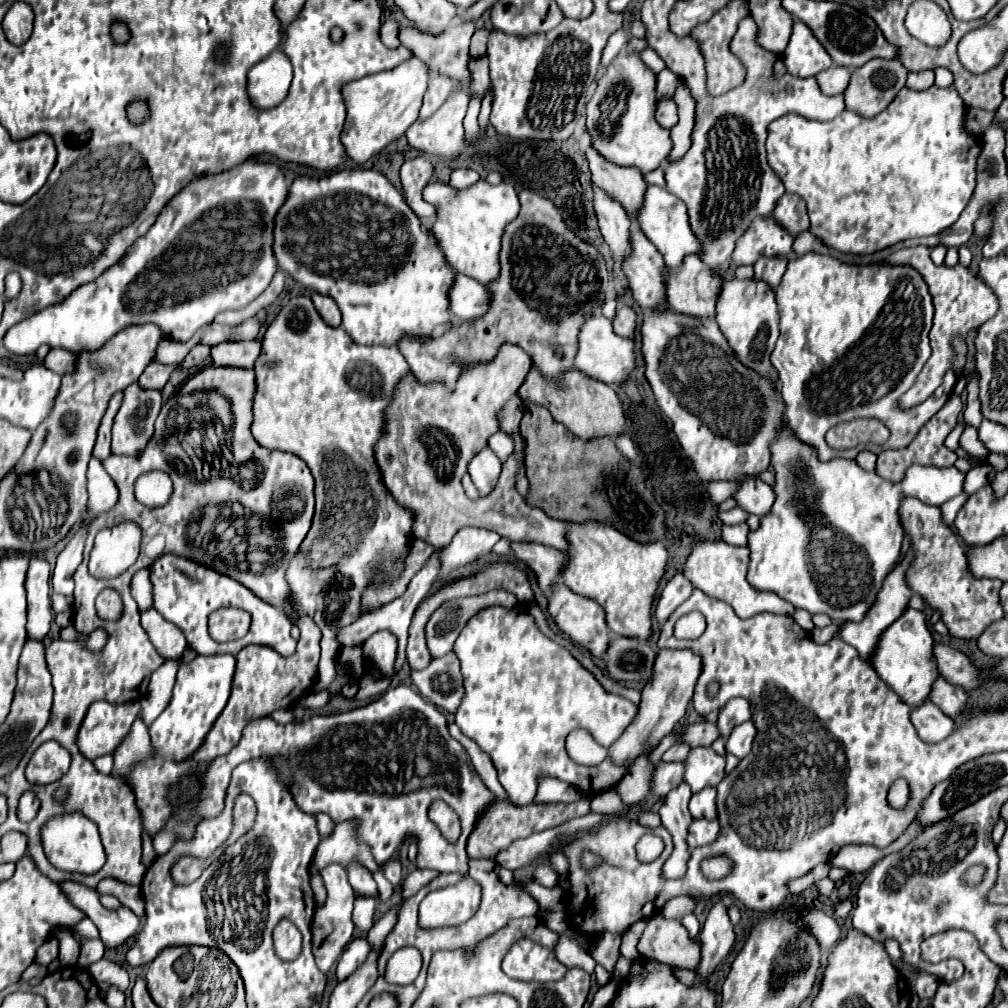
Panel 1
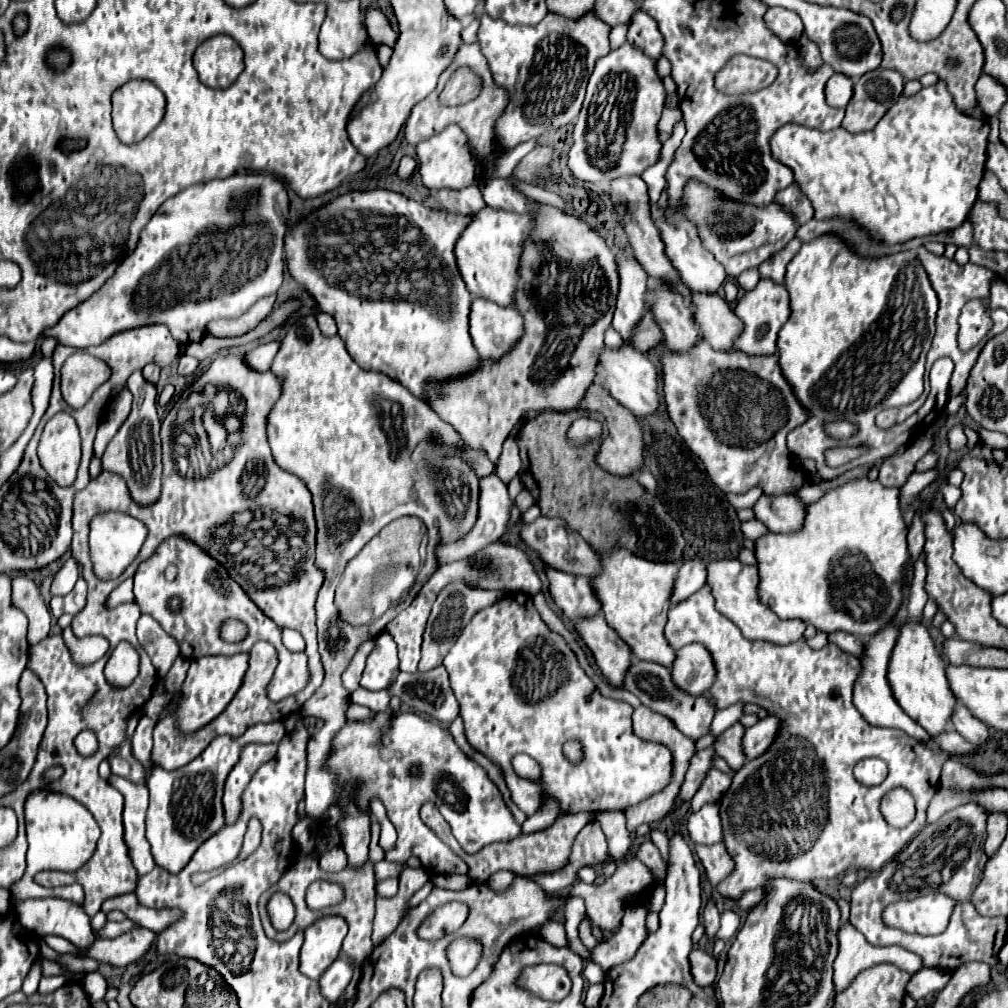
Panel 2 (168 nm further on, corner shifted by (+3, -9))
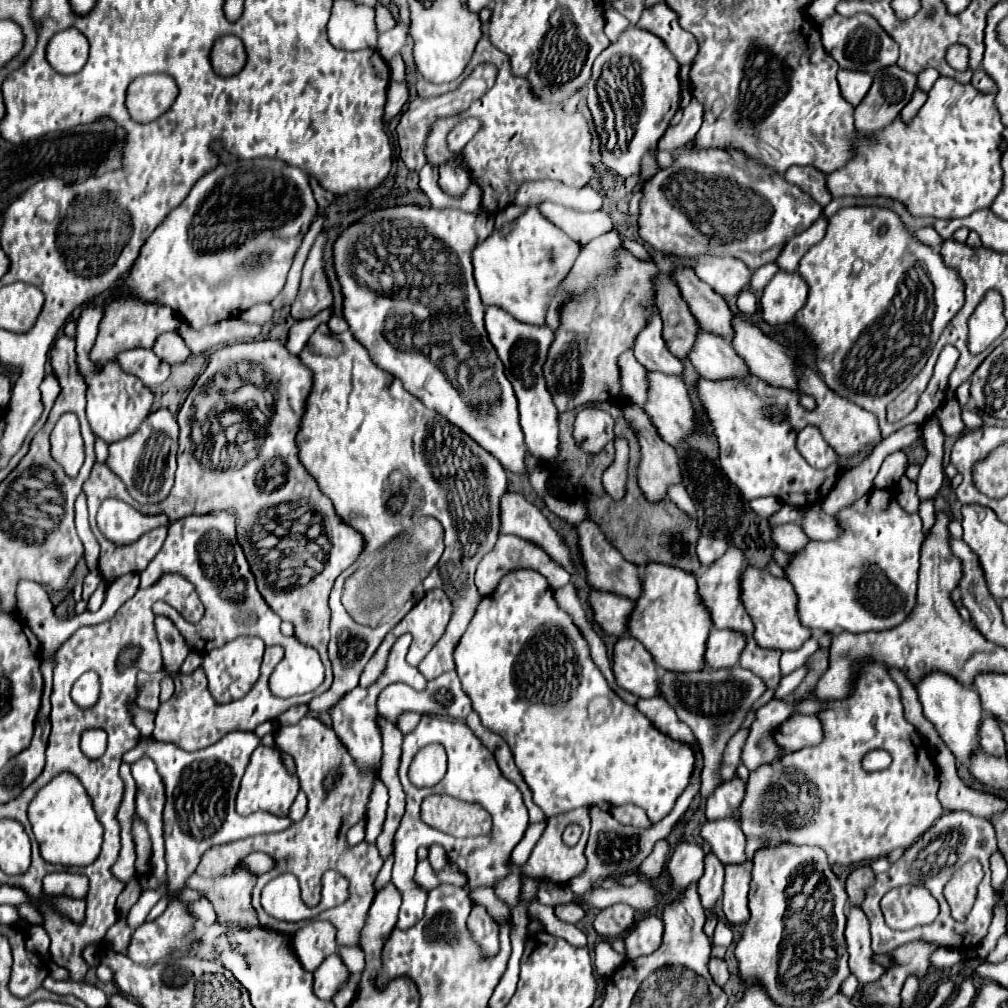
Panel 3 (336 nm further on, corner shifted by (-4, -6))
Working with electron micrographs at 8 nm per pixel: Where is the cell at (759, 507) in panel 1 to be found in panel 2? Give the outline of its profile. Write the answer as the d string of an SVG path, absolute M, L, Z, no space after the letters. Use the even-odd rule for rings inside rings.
M761 495L753 511L755 519L759 519L771 533L797 531L805 517L805 505L791 495Z

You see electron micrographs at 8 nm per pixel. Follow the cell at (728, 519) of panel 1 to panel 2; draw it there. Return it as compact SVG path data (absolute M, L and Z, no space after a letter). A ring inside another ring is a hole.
M751 519L751 521L741 523L741 531L743 531L745 537L749 537L749 539L753 539L753 541L755 541L757 537L761 537L761 535L767 533L765 525L763 525L761 521L757 521L757 519Z

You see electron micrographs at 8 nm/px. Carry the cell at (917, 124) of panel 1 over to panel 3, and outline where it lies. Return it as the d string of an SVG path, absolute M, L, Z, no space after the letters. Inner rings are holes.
M940 76L928 92L926 104L916 118L906 126L900 118L886 130L876 134L862 134L858 154L844 168L828 176L832 196L888 196L904 202L914 216L934 218L966 218L980 208L988 208L1002 190L1002 132L1004 124L994 106L994 94L982 94L972 84L954 82L954 78Z

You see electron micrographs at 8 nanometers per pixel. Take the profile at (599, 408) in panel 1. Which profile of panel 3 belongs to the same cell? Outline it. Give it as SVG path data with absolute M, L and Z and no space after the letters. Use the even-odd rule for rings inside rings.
M626 404L622 406L624 410L624 416L626 420L632 424L632 428L636 430L636 436L640 440L640 466L638 466L638 482L640 482L640 488L644 490L644 496L650 500L650 502L662 502L666 500L666 492L672 484L682 484L682 468L680 468L680 458L676 454L676 450L666 444L658 432L656 432L656 426L652 424L652 420L648 418L648 414L644 410L640 410L636 404Z

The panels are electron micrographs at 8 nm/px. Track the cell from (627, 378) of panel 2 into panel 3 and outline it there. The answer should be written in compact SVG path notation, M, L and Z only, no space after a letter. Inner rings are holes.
M648 372L648 380L650 380L650 388L648 388L646 414L652 418L662 440L668 442L670 446L678 446L680 442L690 438L696 430L694 404L690 400L690 392L686 384L682 382L682 378L676 378L676 376L668 376L662 372Z

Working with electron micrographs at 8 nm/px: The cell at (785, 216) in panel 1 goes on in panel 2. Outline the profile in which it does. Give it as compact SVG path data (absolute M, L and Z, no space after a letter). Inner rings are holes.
M795 185L779 191L779 193L775 195L775 201L777 201L781 207L785 207L787 211L791 211L799 225L805 225L807 221L813 219L813 207L811 207L809 199L807 199Z

